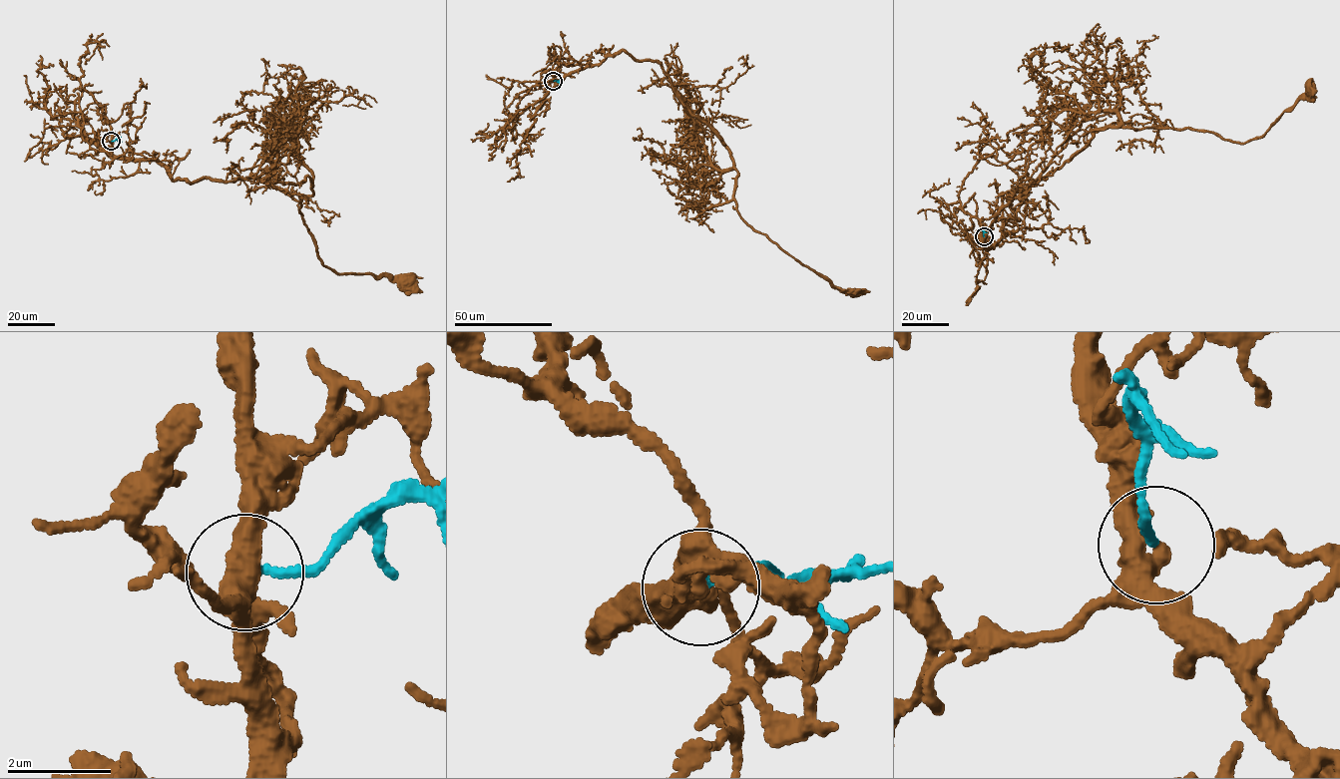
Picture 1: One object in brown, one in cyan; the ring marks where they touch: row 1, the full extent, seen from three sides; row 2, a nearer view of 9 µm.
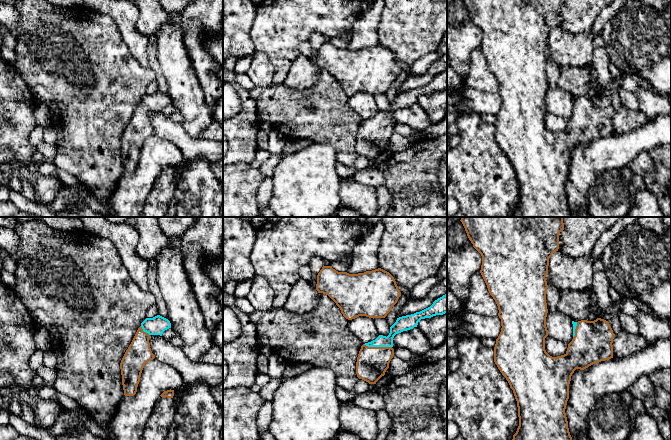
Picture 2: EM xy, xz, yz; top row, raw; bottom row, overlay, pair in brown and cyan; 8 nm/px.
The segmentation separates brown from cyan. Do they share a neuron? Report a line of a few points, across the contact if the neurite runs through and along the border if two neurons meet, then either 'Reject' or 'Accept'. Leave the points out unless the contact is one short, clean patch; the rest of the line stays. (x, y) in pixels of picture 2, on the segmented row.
Accept

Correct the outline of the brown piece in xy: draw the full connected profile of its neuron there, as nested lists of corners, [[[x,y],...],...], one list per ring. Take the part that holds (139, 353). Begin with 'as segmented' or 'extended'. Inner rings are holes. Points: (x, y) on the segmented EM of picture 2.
extended; [[[160,315],[146,318],[141,323],[120,363],[125,396],[136,394],[145,364],[155,358],[150,348],[150,336],[162,336],[163,332],[169,328],[171,328],[170,321]]]

